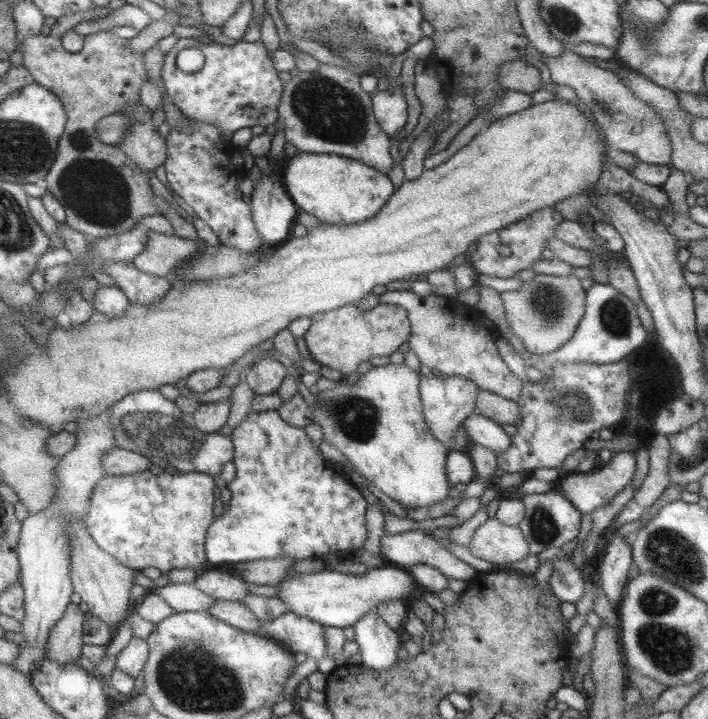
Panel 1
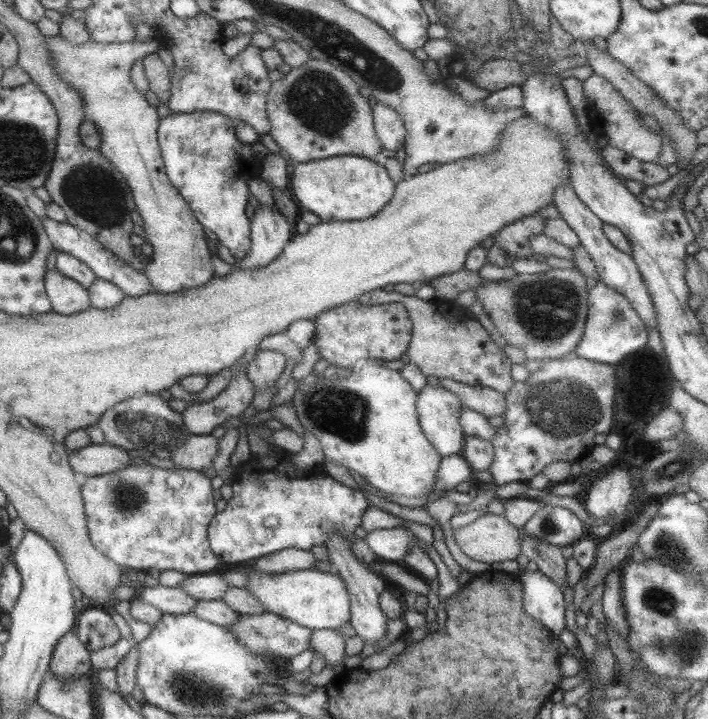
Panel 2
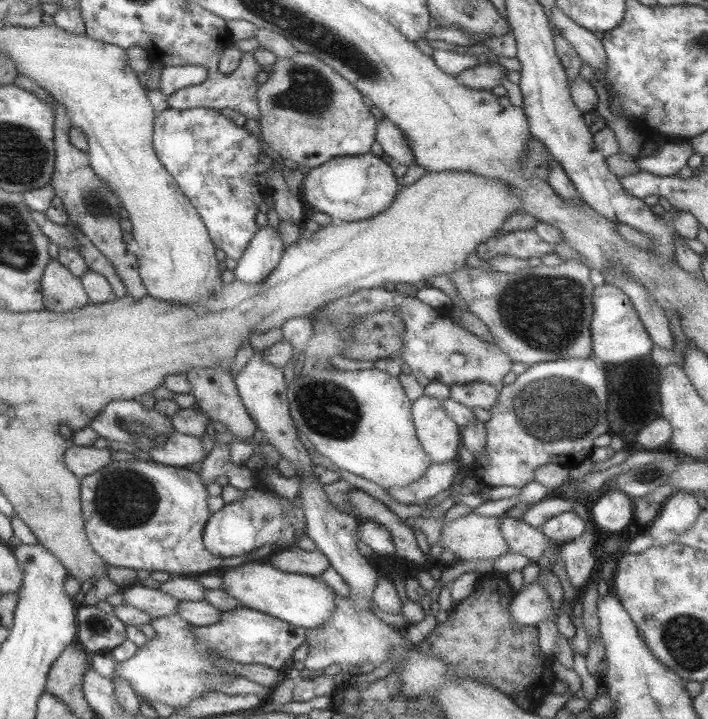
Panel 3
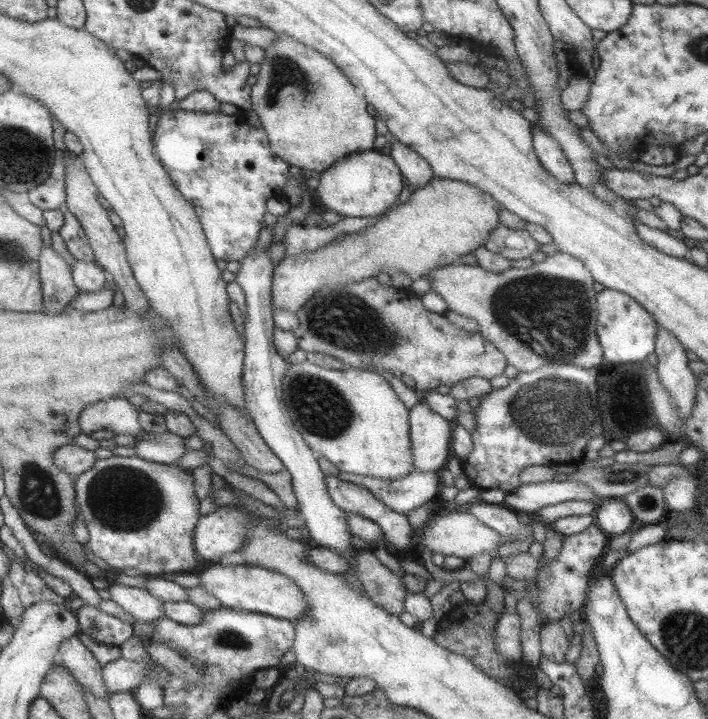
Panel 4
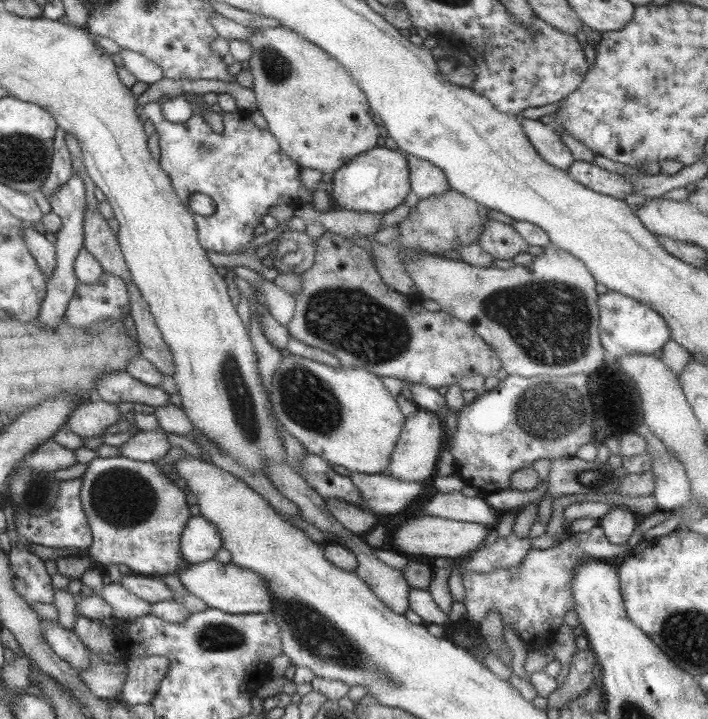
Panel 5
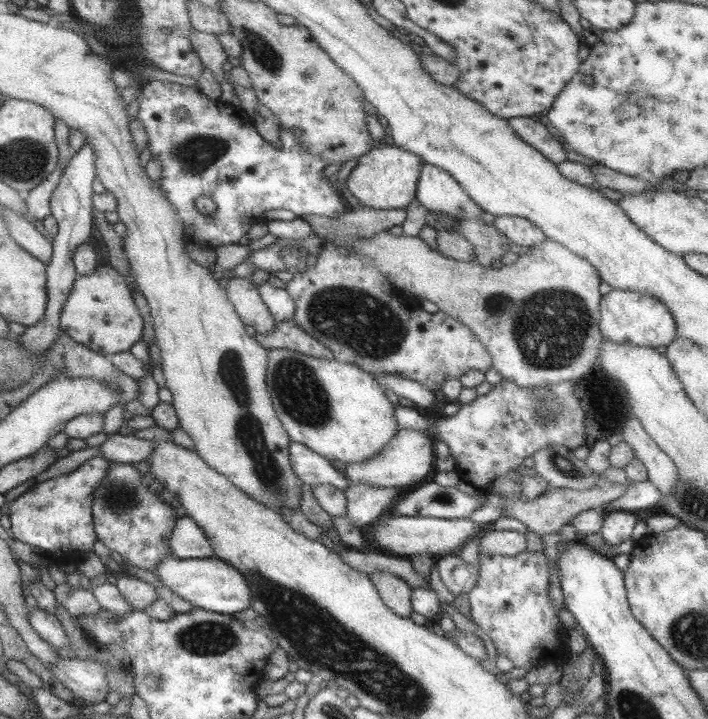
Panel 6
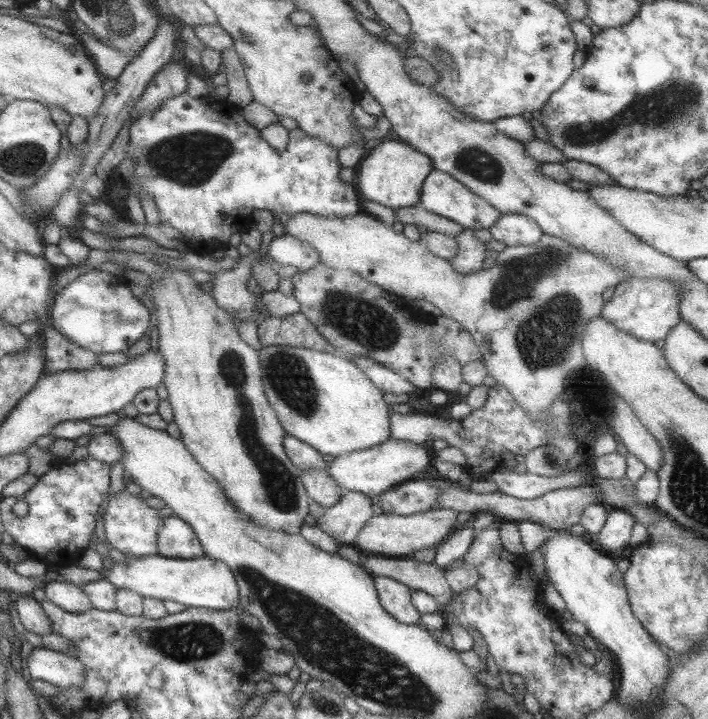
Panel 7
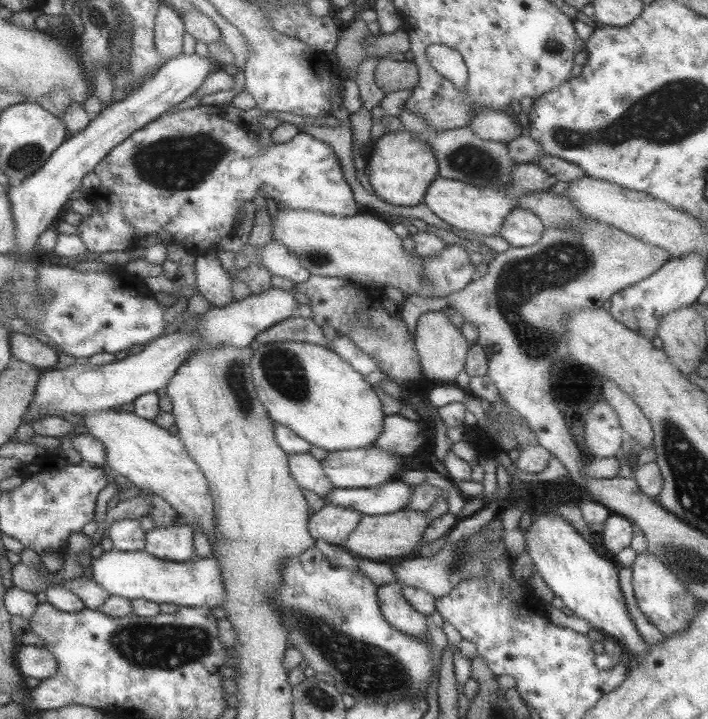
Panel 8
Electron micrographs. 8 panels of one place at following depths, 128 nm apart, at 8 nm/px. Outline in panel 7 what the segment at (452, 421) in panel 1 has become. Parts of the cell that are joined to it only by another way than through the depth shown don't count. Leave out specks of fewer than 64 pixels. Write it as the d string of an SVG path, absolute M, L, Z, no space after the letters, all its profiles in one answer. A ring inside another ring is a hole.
M389 437L371 448L342 453L328 462L328 474L344 491L355 491L369 496L380 496L389 487L418 478L429 466L429 452L424 445Z

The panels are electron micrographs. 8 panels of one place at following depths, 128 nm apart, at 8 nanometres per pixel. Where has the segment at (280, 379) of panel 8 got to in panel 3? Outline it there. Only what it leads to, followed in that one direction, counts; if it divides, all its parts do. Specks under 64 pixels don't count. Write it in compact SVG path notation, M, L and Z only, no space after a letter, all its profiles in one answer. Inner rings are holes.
M319 366L305 376L296 372L286 385L286 399L294 426L317 453L329 458L337 468L375 482L383 489L409 486L419 480L432 463L418 443L412 421L412 402L407 399L397 376L375 368L331 373L328 367Z

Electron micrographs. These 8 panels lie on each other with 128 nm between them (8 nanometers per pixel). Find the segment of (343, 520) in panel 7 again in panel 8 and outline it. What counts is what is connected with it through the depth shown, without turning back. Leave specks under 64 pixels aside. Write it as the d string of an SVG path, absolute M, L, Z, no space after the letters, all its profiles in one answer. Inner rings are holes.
M324 504L309 518L307 529L314 540L341 546L361 521L361 512L336 504Z

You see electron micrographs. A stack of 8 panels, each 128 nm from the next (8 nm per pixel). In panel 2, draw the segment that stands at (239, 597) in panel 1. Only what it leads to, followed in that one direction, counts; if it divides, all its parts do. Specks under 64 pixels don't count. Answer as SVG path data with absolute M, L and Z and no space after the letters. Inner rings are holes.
M215 571L211 574L187 575L177 588L197 601L219 600L227 591L228 585L221 578L221 573Z

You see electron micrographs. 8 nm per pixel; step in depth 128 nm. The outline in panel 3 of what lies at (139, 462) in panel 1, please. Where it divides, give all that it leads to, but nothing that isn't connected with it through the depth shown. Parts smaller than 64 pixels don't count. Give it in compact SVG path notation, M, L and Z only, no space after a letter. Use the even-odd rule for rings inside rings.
M71 445L64 452L64 465L80 479L82 476L97 472L113 459L106 446L102 449L91 446Z

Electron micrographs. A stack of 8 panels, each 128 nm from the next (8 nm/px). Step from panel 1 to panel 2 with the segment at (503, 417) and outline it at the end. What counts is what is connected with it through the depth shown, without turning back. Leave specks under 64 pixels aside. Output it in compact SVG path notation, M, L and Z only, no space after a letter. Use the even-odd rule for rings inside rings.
M438 378L437 382L443 388L456 394L456 397L461 399L463 407L470 408L486 417L504 416L506 411L504 394L484 386L461 384L450 378Z

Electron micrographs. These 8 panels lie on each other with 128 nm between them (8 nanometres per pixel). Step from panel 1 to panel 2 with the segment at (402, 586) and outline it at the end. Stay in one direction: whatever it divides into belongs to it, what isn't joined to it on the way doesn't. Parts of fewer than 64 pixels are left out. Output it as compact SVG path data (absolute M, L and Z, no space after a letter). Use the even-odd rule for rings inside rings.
M250 569L246 570L245 573L248 577L244 589L247 590L253 598L257 598L257 600L263 604L263 608L265 608L266 611L284 616L286 619L292 620L301 626L309 627L311 630L324 628L337 629L346 622L350 622L349 596L347 596L347 590L345 590L345 582L333 571L327 573L311 569L279 574L265 574Z

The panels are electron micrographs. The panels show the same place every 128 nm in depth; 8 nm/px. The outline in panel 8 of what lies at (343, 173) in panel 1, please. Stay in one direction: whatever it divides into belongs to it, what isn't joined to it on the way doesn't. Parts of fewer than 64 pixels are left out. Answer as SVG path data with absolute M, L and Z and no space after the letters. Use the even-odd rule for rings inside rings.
M404 128L385 132L375 139L371 154L364 164L369 185L380 199L395 206L415 206L423 202L427 186L438 175L437 159L431 147Z

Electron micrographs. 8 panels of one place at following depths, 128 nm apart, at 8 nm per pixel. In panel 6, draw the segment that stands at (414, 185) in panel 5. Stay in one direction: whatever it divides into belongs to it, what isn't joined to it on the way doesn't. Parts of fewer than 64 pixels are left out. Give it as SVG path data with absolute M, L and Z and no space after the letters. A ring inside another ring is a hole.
M423 163L419 168L415 196L429 212L441 211L460 220L479 217L483 212L447 172L432 164Z

